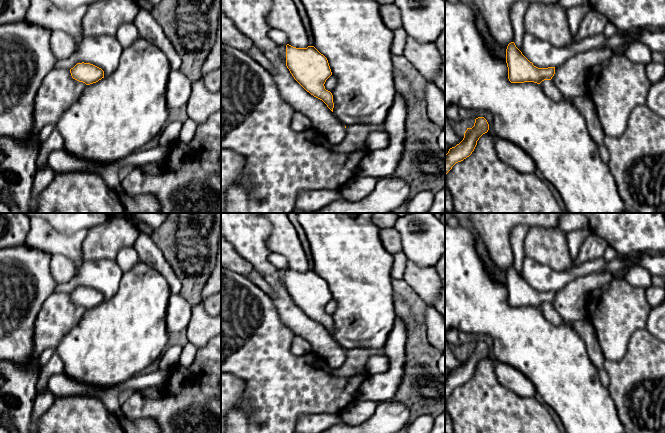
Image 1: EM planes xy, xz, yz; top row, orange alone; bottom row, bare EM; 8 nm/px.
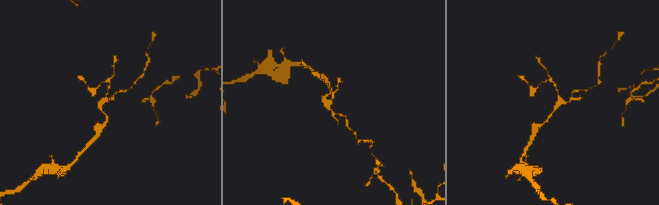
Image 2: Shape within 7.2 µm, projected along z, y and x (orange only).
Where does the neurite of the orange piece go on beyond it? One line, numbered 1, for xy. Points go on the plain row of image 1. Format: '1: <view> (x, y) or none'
1: none

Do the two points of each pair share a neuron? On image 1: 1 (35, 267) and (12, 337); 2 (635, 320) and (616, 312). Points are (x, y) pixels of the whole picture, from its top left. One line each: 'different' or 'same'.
1: same
2: same

